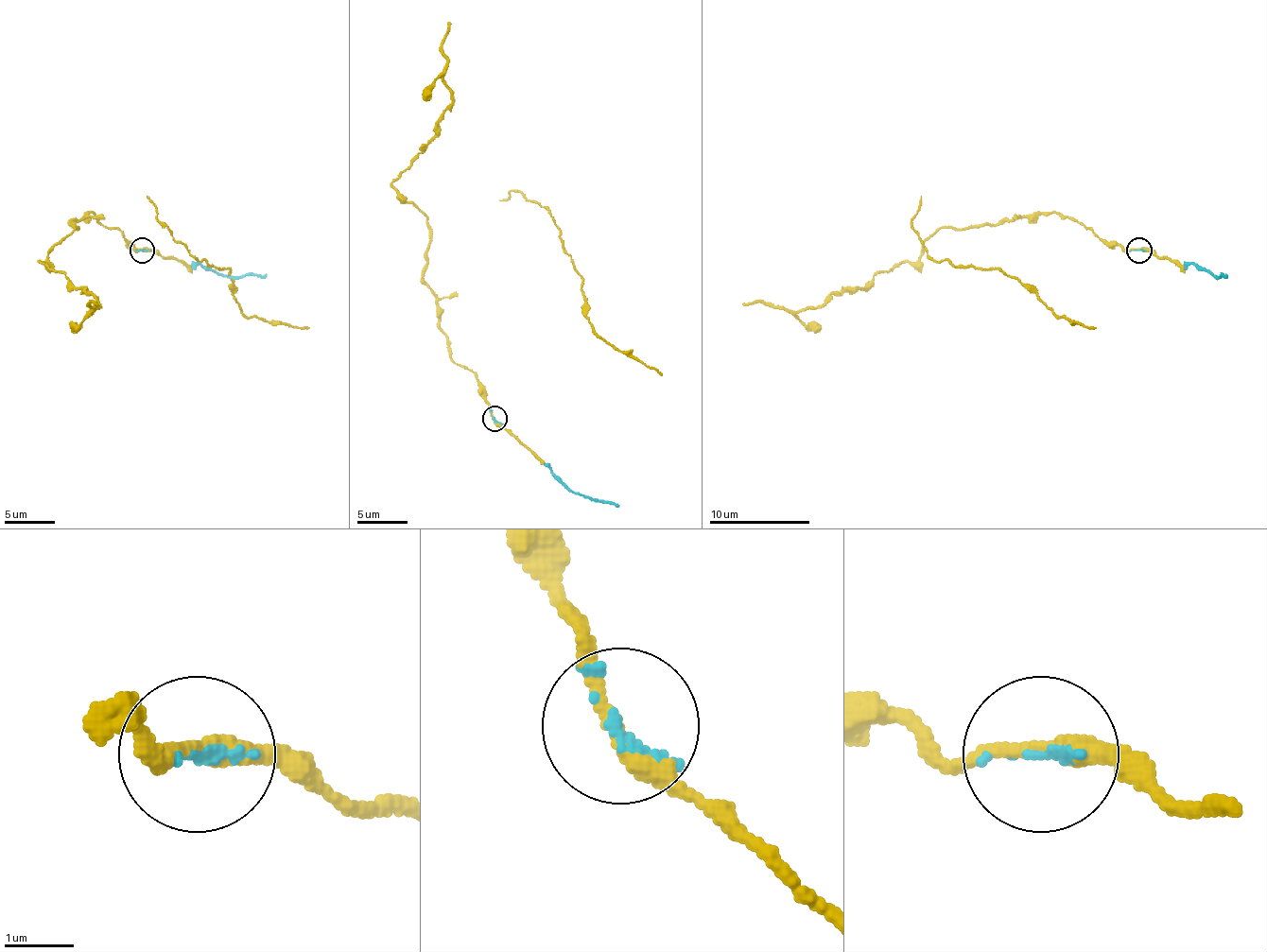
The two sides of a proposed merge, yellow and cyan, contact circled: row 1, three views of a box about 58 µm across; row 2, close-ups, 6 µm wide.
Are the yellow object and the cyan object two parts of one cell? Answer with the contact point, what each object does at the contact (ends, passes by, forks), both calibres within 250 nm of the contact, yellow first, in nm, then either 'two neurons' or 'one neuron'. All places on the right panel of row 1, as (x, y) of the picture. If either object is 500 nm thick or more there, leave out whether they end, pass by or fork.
place (1139, 250); yellow passes by; cyan ends; calibres 280 and 120 nm; one neuron

